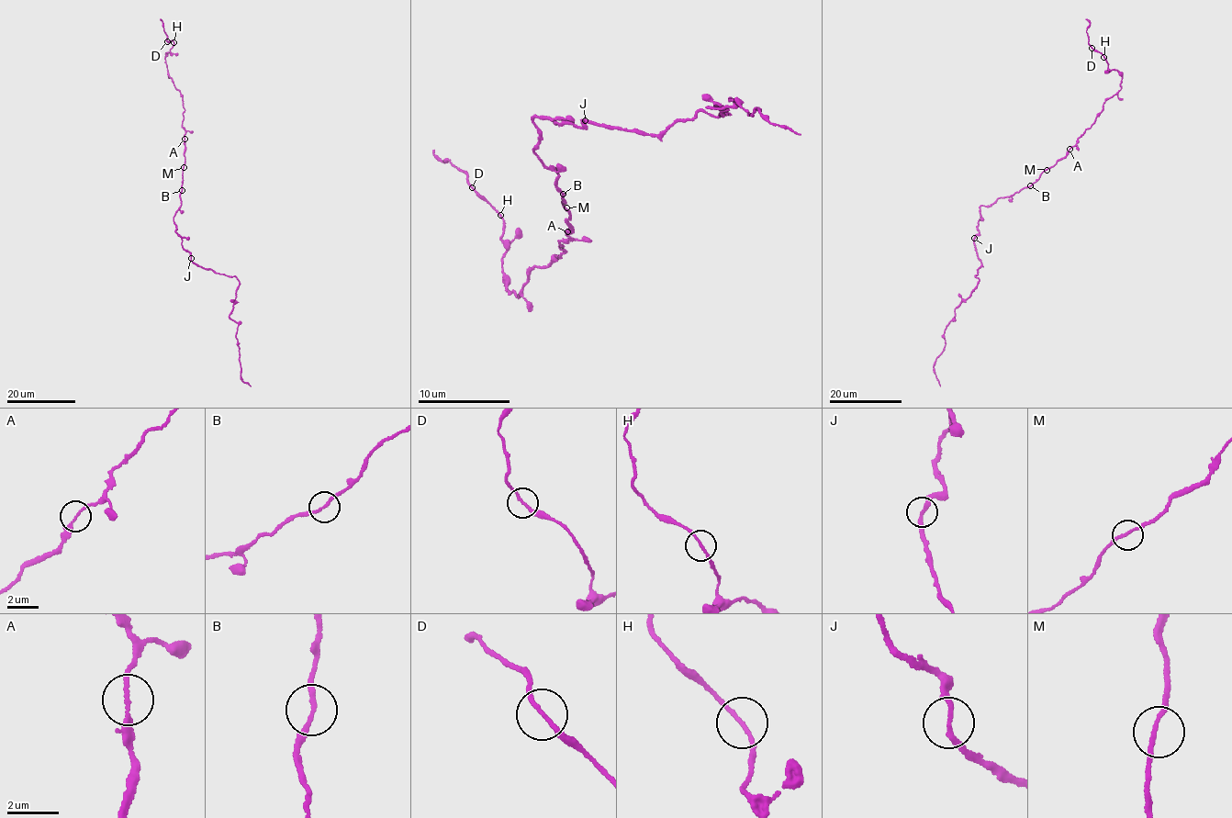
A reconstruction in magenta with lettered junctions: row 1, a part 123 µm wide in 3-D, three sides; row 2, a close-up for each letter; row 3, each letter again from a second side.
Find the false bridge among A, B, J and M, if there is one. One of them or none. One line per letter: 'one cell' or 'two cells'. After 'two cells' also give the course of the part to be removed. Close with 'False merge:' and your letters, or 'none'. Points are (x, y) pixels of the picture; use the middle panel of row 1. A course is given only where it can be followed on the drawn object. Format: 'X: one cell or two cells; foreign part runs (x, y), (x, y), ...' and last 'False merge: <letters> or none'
A: one cell
B: one cell
J: one cell
M: one cell
False merge: none

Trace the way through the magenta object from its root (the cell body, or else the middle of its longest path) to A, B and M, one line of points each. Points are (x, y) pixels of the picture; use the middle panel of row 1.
A: (549, 167), (557, 169), (556, 188), (563, 194), (565, 201), (561, 202), (570, 215), (567, 232)
B: (549, 167), (557, 169), (556, 188), (563, 194)
M: (549, 167), (557, 169), (556, 188), (563, 194), (561, 197), (565, 201), (561, 202), (566, 207)

